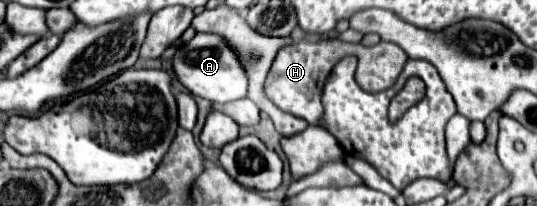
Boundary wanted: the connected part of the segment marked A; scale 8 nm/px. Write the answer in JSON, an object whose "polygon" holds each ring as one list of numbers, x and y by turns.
{"polygon":[[198,33,192,41,178,47,178,51,172,57,172,69,178,77,178,81,194,95,204,97,214,103,228,103,234,99,246,97,248,79,242,71,242,65,238,63,238,57,234,51,226,47,226,41,218,35,210,33]]}

